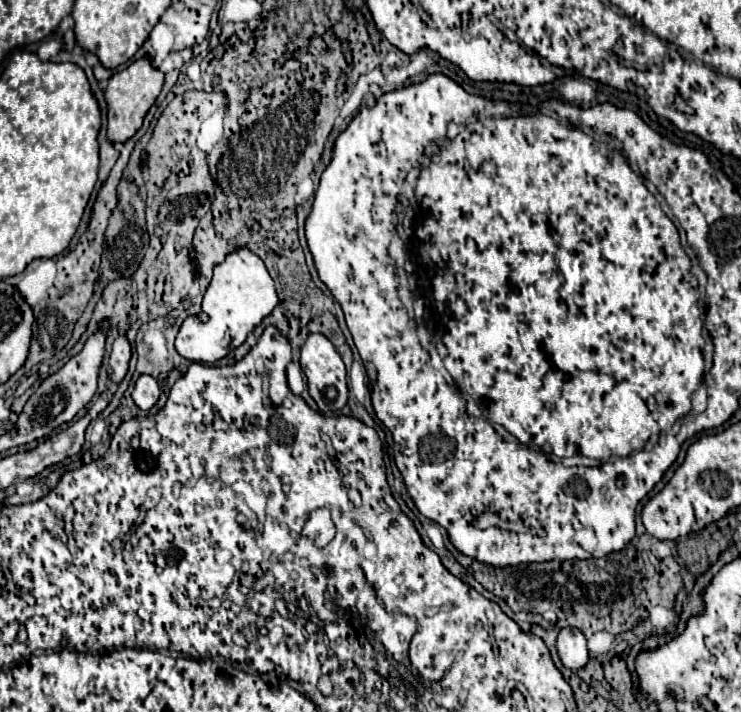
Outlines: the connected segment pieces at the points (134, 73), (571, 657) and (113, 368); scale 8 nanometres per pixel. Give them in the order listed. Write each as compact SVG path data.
M140 58L134 60L130 66L126 66L120 72L114 72L106 90L104 90L104 98L108 104L108 130L106 130L106 138L116 144L116 142L126 142L128 138L132 138L136 134L136 130L142 126L142 120L146 116L146 112L150 110L150 106L154 104L156 96L160 94L164 84L164 74L160 70L156 70L148 58Z
M562 628L556 638L556 648L562 664L570 670L580 670L588 662L588 648L586 638L576 628Z
M116 338L112 346L112 354L108 360L109 375L119 375L120 381L123 380L128 371L128 362L130 362L130 344L126 338Z

